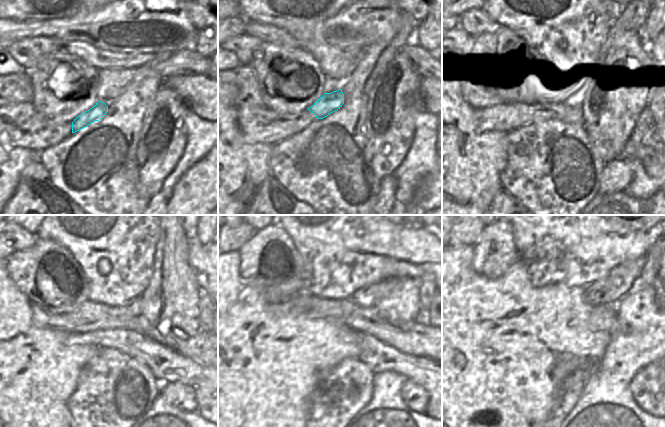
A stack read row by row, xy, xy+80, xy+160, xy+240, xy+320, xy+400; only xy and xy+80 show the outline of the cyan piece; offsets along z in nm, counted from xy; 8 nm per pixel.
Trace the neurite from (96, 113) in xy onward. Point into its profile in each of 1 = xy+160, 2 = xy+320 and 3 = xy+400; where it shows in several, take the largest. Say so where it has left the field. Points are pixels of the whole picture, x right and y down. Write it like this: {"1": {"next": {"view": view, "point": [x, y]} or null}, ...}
{"1": {"next": {"view": "xy+160", "point": [555, 97]}}, "2": {"next": {"view": "xy+320", "point": [368, 296]}}, "3": {"next": {"view": "xy+400", "point": [608, 290]}}}

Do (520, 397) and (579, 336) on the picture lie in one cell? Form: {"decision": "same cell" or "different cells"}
{"decision": "same cell"}

